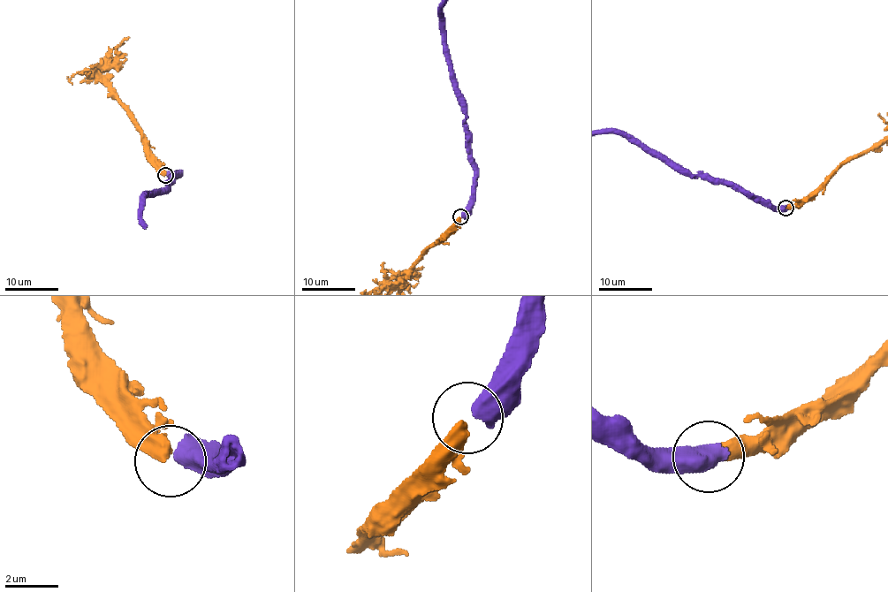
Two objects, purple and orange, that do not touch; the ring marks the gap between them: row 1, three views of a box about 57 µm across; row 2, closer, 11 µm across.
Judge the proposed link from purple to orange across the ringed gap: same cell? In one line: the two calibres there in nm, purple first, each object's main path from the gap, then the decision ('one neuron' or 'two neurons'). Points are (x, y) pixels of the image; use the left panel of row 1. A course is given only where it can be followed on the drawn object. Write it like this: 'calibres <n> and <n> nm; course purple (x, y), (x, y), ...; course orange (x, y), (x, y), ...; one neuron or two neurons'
calibres 650 and 480 nm; course purple (167, 176), (178, 175), (172, 177), (166, 193), (144, 196), (141, 219), (149, 232); course orange (164, 175), (125, 107), (94, 71), (110, 64), (116, 56), (116, 49), (129, 37); one neuron

